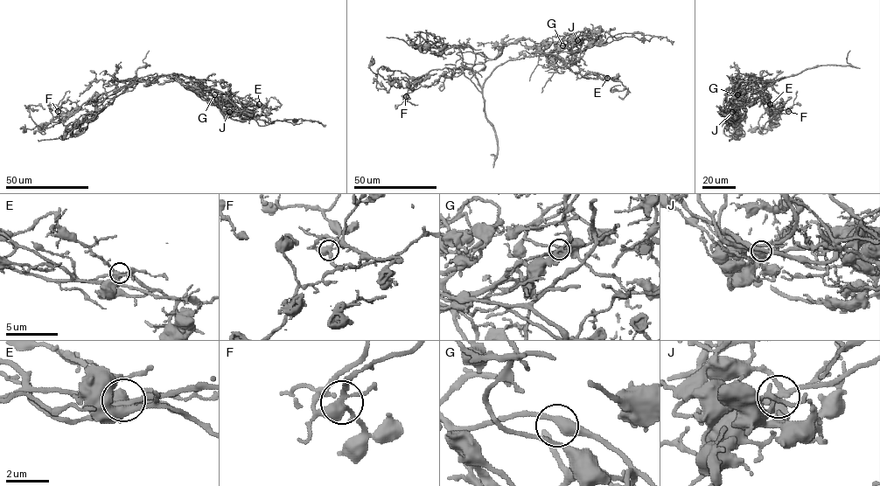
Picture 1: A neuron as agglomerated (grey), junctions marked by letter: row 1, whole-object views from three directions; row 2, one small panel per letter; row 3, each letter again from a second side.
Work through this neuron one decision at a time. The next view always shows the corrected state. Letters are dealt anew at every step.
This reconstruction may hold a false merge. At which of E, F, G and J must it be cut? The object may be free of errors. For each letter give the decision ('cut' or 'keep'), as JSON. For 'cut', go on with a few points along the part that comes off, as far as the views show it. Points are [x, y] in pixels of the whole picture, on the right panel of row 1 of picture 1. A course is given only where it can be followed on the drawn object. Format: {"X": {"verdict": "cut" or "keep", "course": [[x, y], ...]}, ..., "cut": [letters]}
{"E": {"verdict": "keep"}, "F": {"verdict": "keep"}, "G": {"verdict": "keep"}, "J": {"verdict": "keep"}, "cut": []}

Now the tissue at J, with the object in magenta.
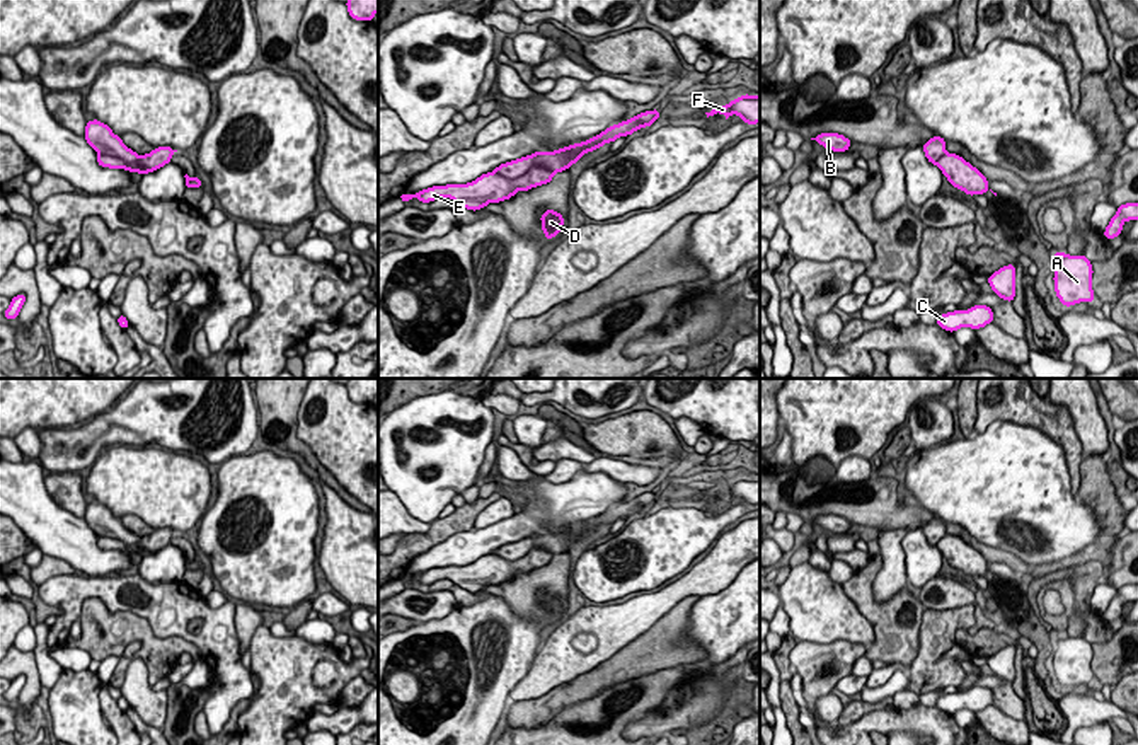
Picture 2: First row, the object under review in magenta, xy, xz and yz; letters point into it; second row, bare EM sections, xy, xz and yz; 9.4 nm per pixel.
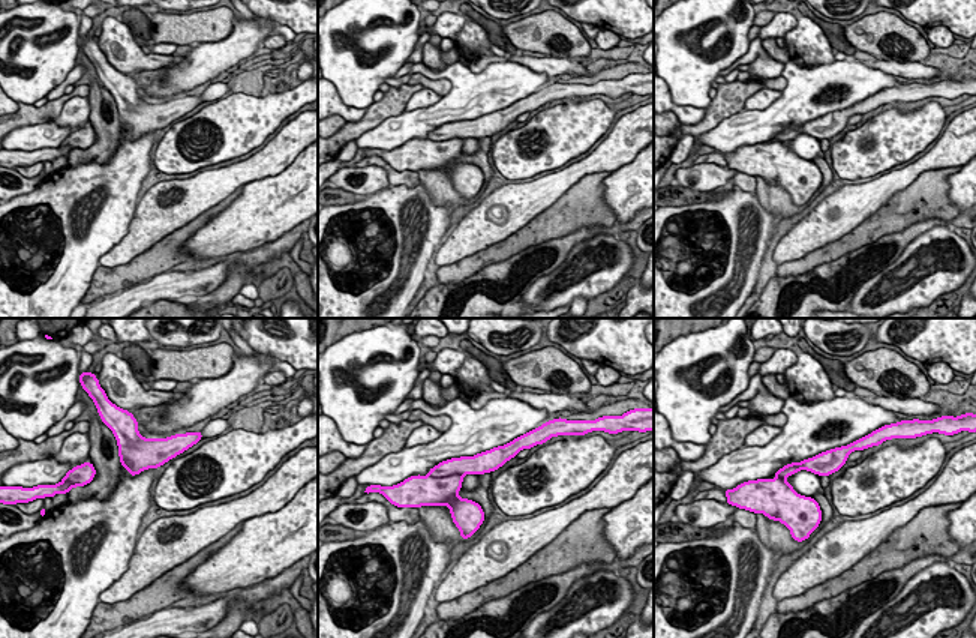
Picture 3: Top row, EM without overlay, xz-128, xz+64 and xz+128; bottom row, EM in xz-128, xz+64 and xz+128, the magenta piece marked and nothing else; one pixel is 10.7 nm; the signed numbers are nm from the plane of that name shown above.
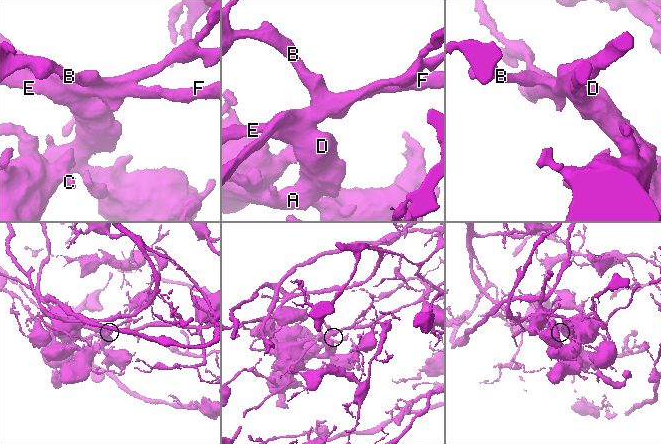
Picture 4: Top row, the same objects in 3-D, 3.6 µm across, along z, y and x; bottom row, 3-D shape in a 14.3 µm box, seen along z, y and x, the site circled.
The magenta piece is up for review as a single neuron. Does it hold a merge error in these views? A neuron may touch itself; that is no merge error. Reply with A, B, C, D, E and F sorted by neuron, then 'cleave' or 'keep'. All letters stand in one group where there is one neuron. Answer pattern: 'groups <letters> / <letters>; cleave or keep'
groups A B C D E F; keep

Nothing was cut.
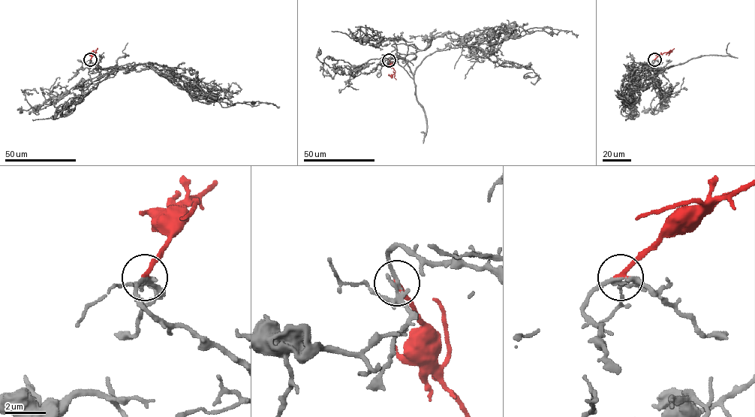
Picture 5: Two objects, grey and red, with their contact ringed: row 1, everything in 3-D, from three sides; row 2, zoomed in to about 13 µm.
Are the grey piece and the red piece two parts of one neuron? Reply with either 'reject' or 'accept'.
accept

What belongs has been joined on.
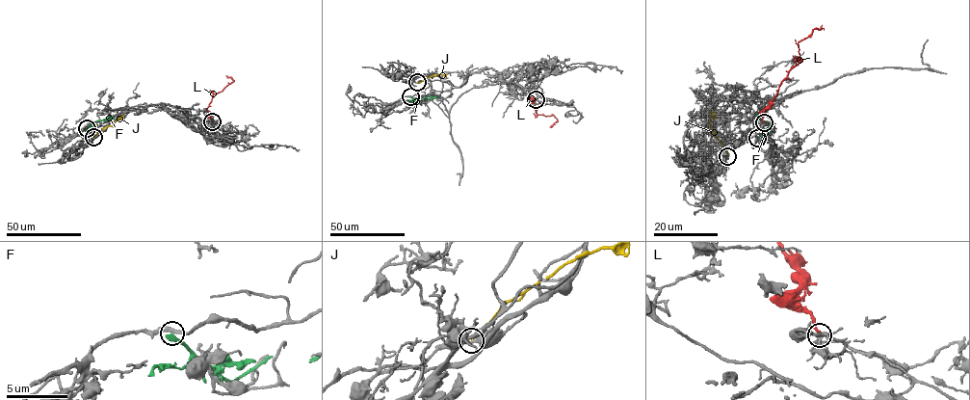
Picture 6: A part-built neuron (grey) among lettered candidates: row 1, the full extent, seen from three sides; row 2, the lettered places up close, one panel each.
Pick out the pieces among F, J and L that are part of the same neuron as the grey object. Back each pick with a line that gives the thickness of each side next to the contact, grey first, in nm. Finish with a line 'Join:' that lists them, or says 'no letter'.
Join: no letter

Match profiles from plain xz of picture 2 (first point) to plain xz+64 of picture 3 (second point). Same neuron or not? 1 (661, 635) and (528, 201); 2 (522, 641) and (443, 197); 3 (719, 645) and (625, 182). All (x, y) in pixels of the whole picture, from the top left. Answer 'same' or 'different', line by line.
1: different
2: different
3: same

